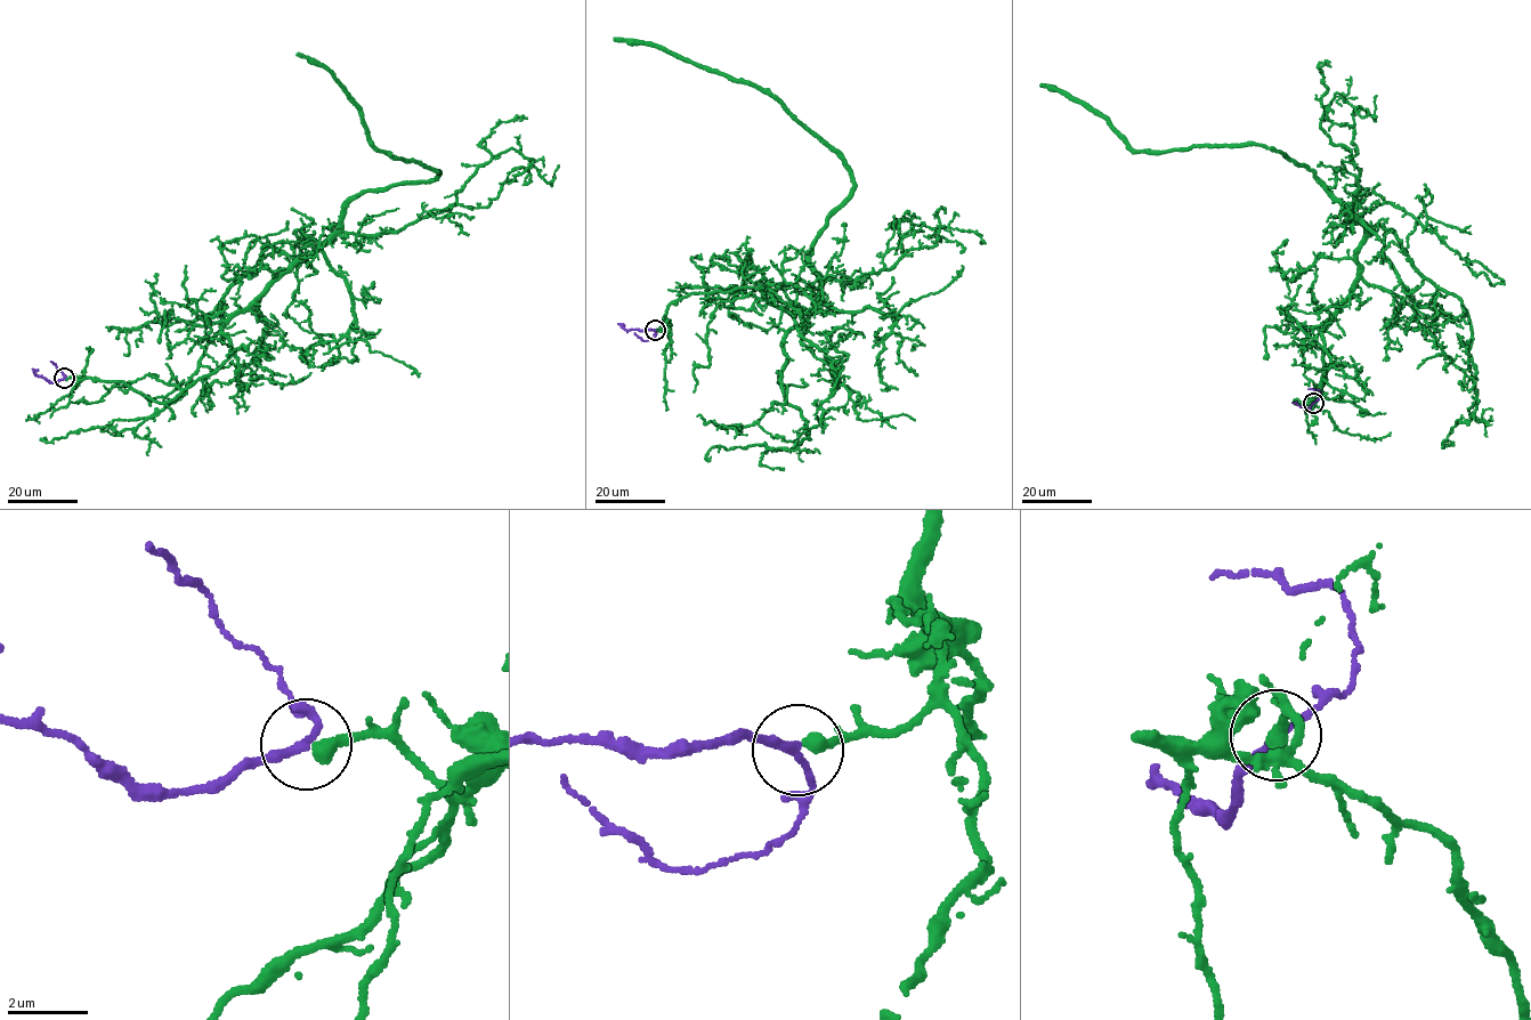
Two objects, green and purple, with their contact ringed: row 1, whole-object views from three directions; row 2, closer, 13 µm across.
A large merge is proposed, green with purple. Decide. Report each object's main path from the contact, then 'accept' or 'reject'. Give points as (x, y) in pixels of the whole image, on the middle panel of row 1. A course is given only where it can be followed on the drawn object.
course green (655, 330), (693, 292), (780, 283), (772, 302), (812, 313), (813, 241), (853, 185), (766, 92), (614, 38); course purple (655, 331), (626, 330), (624, 325); accept

